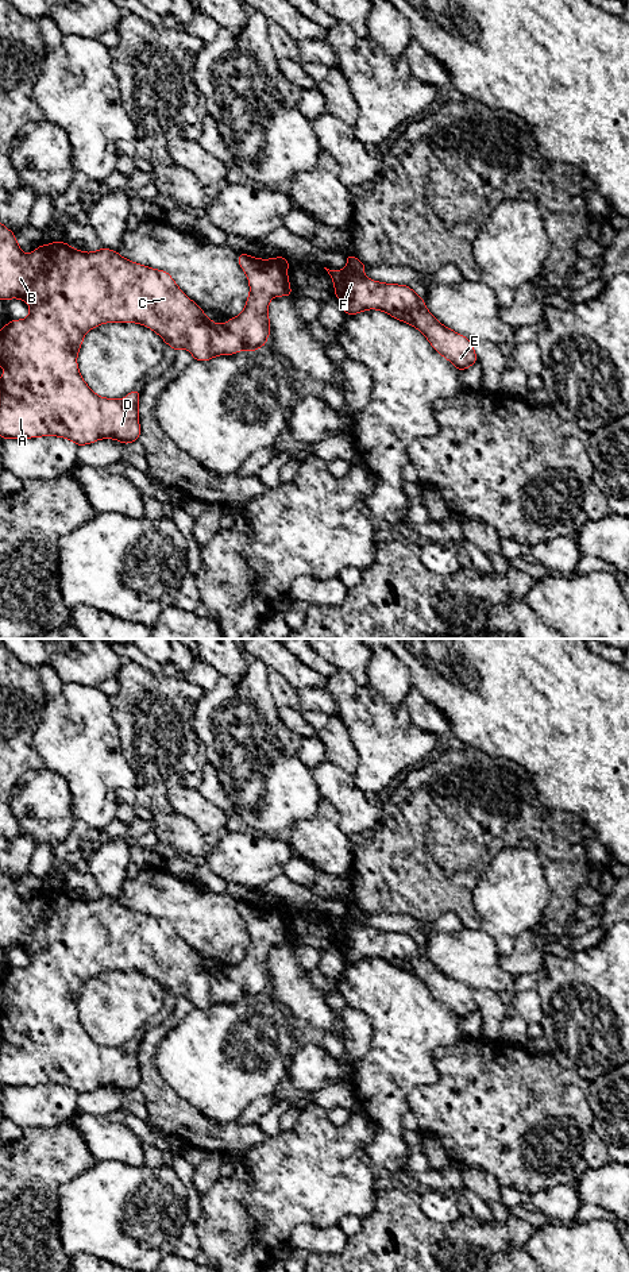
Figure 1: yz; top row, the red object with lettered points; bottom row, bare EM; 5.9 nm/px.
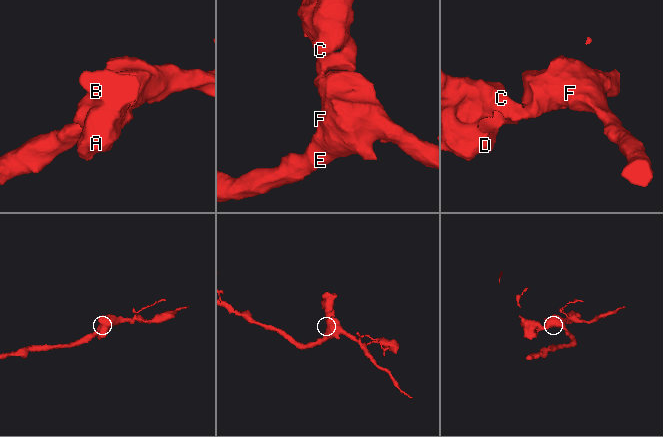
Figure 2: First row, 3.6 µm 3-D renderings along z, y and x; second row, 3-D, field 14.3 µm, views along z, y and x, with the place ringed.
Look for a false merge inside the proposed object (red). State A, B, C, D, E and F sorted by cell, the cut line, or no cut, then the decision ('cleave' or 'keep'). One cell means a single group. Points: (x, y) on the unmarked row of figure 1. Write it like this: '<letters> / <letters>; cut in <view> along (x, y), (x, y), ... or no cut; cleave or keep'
A B C D E F; no cut; keep

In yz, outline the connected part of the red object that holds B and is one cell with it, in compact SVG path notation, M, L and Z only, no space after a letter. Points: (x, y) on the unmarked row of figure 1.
M0 871L0 948L20 947L30 953L30 964L22 968L9 968L0 978L0 1015L8 1022L0 1024L0 1086L23 1087L39 1084L59 1084L73 1088L78 1095L100 1087L115 1087L128 1094L140 1084L139 1074L139 1037L130 1040L123 1049L97 1044L82 1028L77 1003L85 982L105 971L138 971L157 980L174 999L186 997L194 1009L209 1009L217 1003L234 1003L244 997L248 1001L266 994L271 980L269 970L269 949L273 945L293 945L288 926L290 911L285 905L259 907L244 901L238 902L238 909L250 932L250 944L244 959L228 967L225 972L215 972L202 961L174 930L165 918L155 918L140 911L134 911L109 897L84 901L65 890L53 890L36 895L30 903L24 902L15 880Z

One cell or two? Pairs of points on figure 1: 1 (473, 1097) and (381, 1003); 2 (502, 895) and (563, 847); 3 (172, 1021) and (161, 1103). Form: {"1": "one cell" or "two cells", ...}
{"1": "two cells", "2": "two cells", "3": "one cell"}

